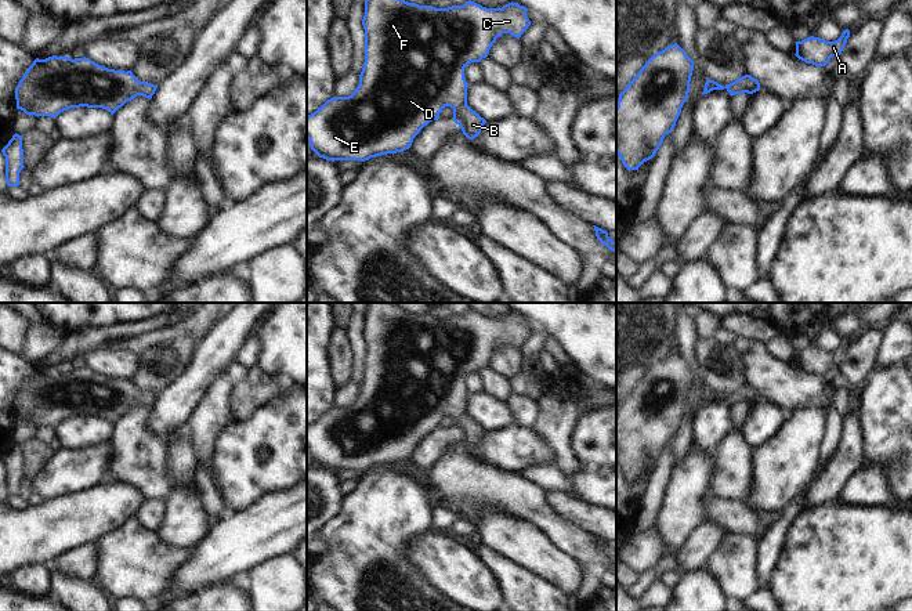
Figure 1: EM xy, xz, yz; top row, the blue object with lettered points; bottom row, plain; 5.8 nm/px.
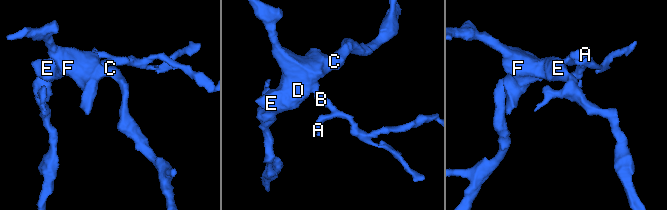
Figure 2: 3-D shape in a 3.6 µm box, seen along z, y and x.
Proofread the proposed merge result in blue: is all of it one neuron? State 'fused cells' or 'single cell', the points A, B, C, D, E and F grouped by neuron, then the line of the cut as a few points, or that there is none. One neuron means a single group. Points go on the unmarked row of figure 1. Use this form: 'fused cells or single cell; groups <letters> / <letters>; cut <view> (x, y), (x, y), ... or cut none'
single cell; groups A B C D E F; cut none

